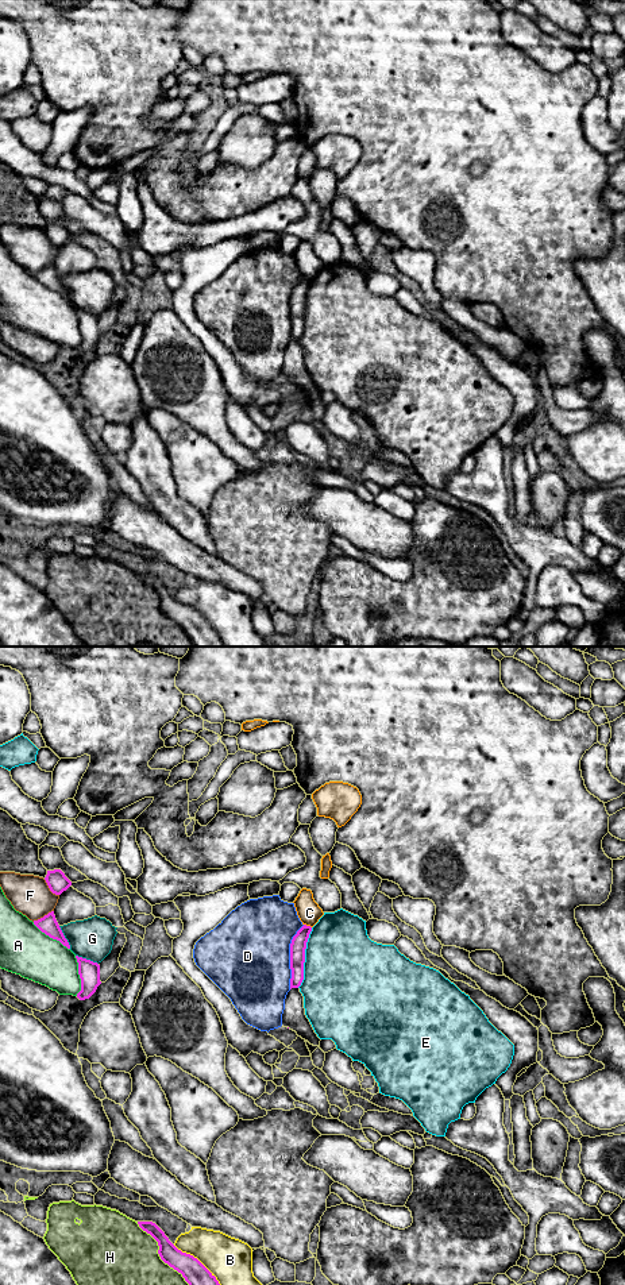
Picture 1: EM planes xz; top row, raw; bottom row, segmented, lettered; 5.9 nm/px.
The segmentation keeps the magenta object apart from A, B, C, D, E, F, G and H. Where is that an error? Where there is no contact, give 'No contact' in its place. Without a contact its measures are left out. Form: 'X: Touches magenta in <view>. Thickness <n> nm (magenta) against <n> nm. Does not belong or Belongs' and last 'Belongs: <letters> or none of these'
A: Touches magenta in xz. Thickness 130 nm (magenta) against 280 nm. Does not belong
B: Touches magenta in xz. Thickness 140 nm (magenta) against 260 nm. Does not belong
C: Touches magenta in xz. Thickness 100 nm (magenta) against 140 nm. Does not belong
D: Touches magenta in xz. Thickness 100 nm (magenta) against 500 nm. Does not belong
E: Touches magenta in xz. Thickness 100 nm (magenta) against 480 nm. Does not belong
F: Touches magenta in xz. Thickness 120 nm (magenta) against 240 nm. Does not belong
G: Touches magenta in xz. Thickness 110 nm (magenta) against 240 nm. Does not belong
H: Touches magenta in xz. Thickness 140 nm (magenta) against 400 nm. Does not belong
Belongs: none of these

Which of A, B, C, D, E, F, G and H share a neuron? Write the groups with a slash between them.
A / B / C / D / E / F G / H

